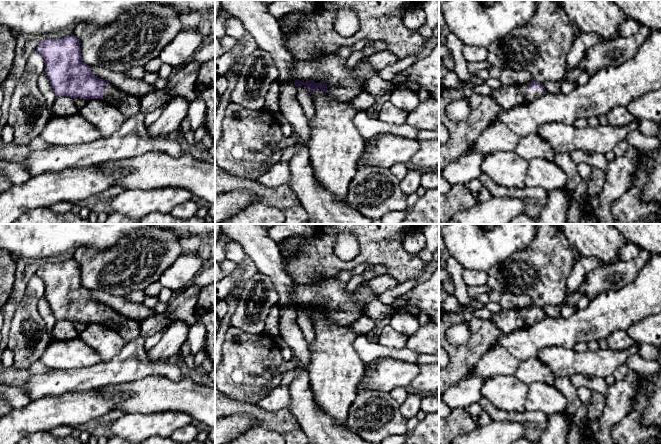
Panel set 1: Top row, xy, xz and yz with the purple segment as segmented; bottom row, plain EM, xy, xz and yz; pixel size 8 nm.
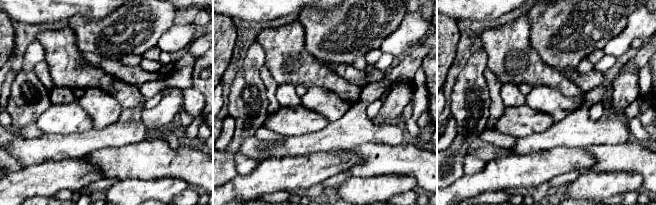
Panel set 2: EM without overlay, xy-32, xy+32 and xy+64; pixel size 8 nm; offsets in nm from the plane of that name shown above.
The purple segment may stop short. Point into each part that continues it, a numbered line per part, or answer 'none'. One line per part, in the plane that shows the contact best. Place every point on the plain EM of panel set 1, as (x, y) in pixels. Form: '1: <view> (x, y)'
1: yz (507, 321)

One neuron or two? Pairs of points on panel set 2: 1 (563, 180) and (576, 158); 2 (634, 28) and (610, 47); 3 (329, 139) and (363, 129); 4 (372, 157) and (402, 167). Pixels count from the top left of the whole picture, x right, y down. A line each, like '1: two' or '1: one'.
1: two
2: one
3: one
4: one

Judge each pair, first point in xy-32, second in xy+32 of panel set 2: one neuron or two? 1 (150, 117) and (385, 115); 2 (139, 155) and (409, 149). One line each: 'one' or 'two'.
1: one
2: one

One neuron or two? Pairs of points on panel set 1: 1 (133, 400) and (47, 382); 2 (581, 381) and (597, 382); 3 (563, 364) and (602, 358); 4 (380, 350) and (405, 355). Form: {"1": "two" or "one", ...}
{"1": "two", "2": "one", "3": "one", "4": "one"}

